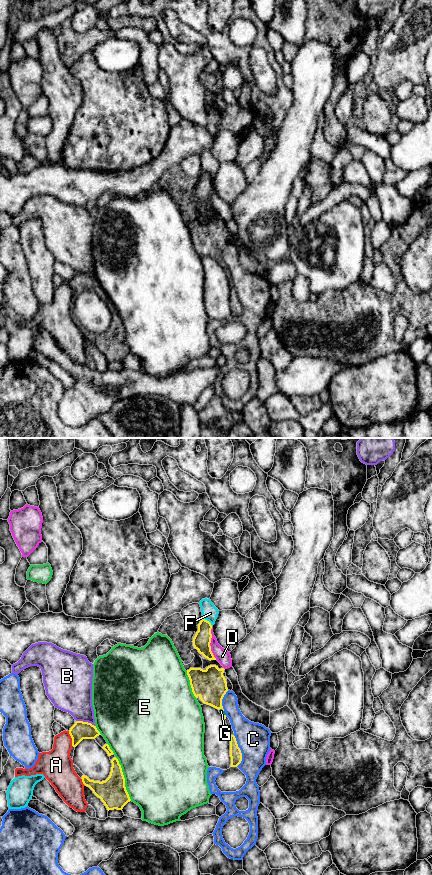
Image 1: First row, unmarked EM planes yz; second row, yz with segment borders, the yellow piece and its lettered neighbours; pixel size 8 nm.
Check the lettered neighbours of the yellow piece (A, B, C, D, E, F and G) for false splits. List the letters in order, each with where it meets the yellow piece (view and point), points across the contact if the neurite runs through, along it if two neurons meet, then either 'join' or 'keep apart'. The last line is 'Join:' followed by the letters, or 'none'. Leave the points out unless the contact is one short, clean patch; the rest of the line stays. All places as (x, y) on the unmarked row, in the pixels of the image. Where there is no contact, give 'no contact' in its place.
A: contact yz (72, 291); keep apart
B: contact yz (86, 274); keep apart
C: contact yz (240, 303); keep apart
D: contact yz (210, 194); border yz (211, 179), (210, 202), (216, 211); keep apart
E: contact yz (124, 330); keep apart
F: contact yz (206, 172); keep apart
G: contact yz (221, 260); join
Join: G

